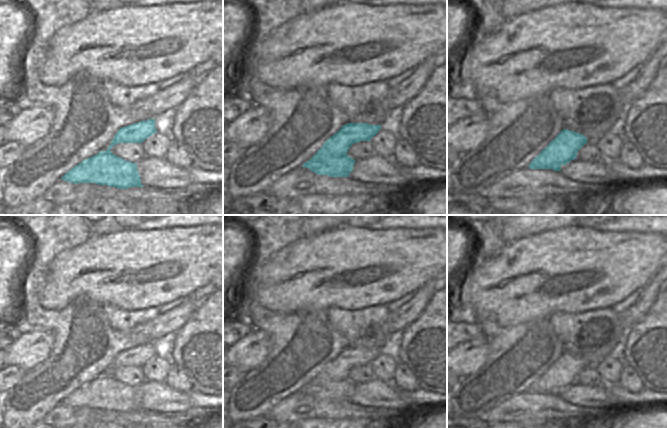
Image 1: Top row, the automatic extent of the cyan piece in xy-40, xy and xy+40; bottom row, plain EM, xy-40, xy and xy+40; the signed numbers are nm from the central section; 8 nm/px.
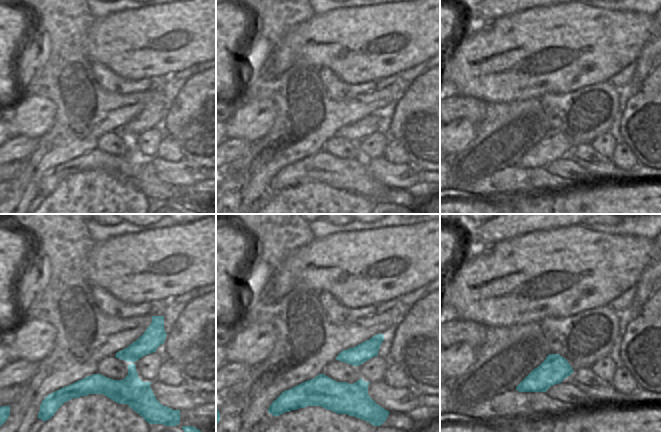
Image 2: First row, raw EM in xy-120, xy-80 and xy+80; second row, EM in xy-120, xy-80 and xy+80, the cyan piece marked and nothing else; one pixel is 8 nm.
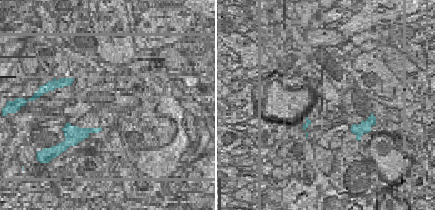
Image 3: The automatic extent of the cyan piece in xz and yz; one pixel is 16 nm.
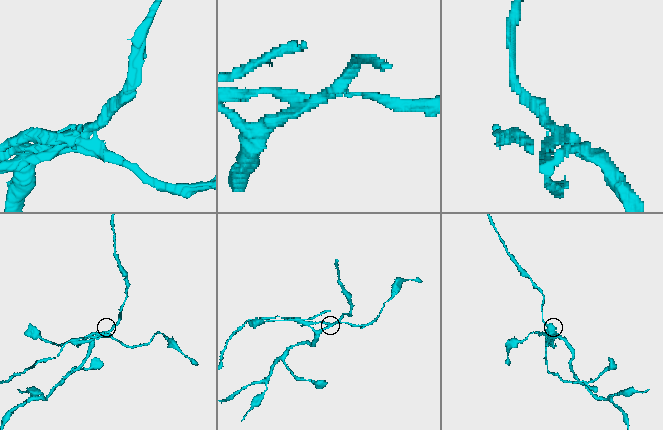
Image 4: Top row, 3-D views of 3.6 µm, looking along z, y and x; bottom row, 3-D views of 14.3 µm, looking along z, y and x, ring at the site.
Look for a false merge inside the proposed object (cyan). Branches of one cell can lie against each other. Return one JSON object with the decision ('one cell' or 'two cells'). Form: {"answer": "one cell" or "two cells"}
{"answer": "two cells"}

